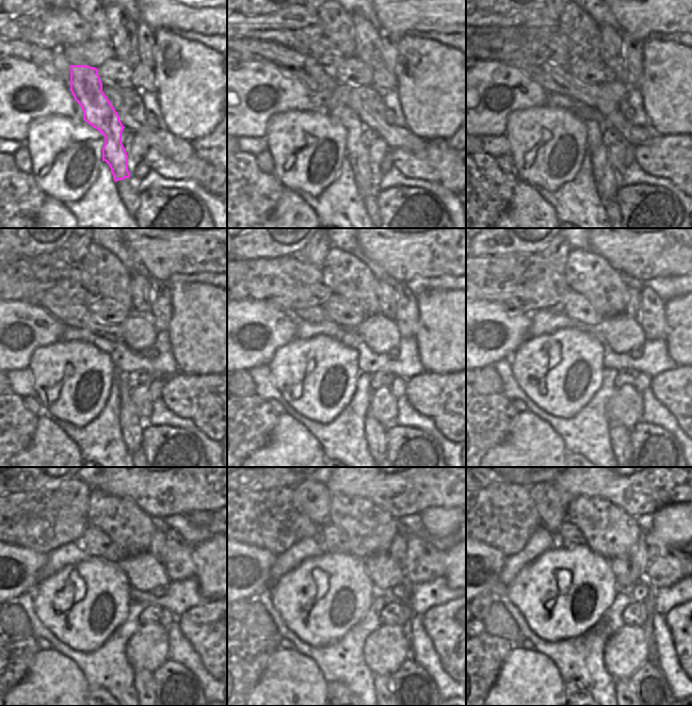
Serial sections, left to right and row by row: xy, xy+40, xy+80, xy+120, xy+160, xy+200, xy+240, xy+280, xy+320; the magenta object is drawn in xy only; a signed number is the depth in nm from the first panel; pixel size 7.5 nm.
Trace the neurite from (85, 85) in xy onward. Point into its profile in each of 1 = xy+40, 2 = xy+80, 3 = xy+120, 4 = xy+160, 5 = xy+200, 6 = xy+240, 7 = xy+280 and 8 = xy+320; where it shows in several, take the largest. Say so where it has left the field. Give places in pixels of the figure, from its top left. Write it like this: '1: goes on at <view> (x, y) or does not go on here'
1: goes on at xy+40 (356, 153)
2: goes on at xy+80 (602, 173)
3: goes on at xy+120 (131, 427)
4: goes on at xy+160 (374, 434)
5: goes on at xy+200 (620, 442)
6: goes on at xy+240 (143, 680)
7: goes on at xy+280 (383, 684)
8: goes on at xy+320 (620, 684)

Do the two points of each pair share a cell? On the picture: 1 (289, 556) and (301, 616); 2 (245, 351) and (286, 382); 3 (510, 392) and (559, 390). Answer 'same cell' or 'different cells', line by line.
1: different cells
2: different cells
3: different cells

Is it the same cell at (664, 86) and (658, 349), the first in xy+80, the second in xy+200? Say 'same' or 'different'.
different

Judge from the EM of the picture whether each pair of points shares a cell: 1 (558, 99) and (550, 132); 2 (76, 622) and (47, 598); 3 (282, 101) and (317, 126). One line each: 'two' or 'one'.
1: two
2: one
3: two

